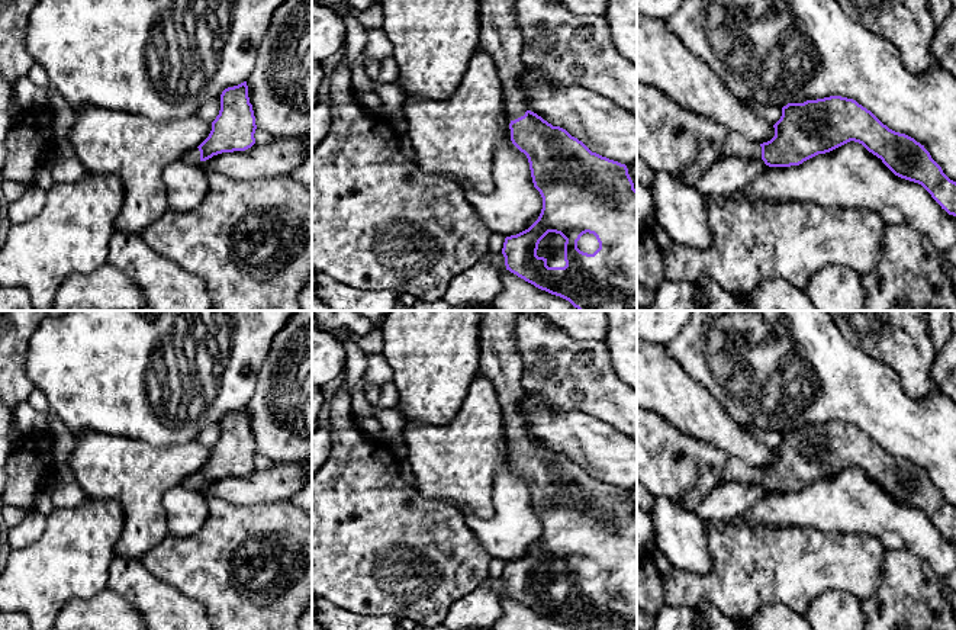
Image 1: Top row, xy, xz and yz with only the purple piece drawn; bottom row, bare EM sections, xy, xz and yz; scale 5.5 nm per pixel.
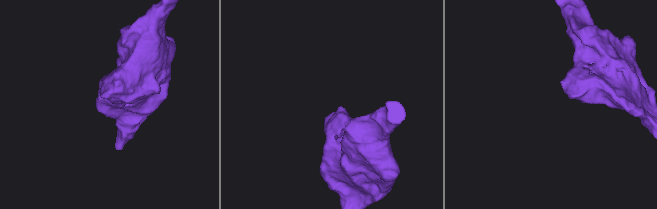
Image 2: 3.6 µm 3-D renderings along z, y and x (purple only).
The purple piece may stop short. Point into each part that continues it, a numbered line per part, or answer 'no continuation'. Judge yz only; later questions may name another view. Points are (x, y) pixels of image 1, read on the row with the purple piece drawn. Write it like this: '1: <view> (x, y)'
1: yz (736, 145)

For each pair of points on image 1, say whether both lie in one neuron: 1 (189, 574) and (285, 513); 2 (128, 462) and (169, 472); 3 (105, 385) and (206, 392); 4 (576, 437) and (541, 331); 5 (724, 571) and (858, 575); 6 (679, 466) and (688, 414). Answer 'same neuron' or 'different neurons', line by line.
1: same neuron
2: same neuron
3: same neuron
4: different neurons
5: same neuron
6: different neurons

